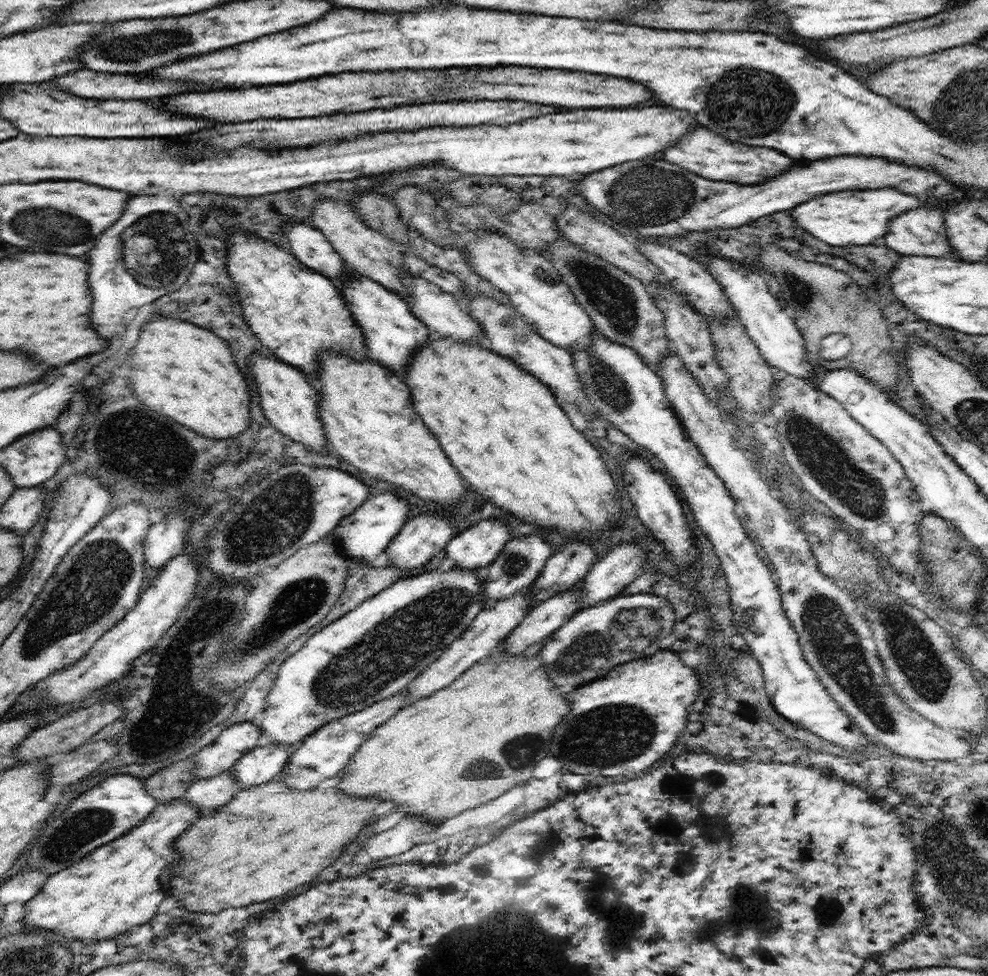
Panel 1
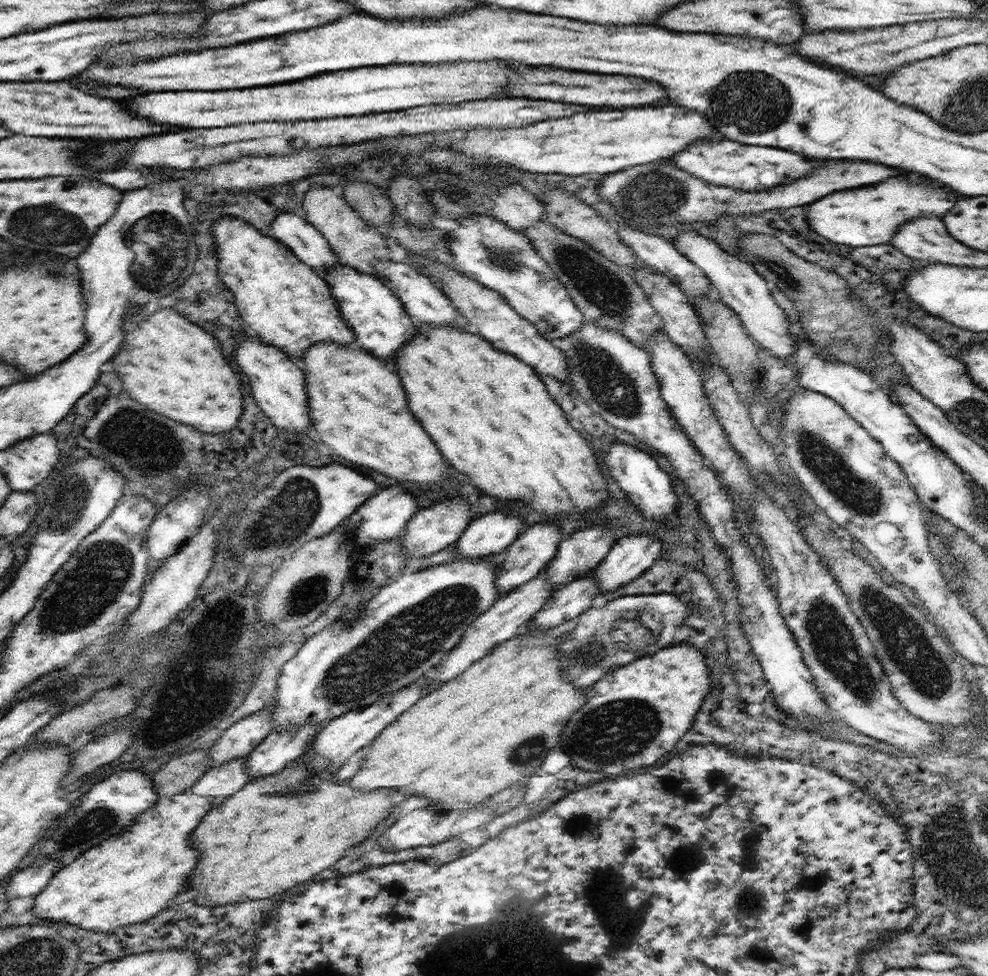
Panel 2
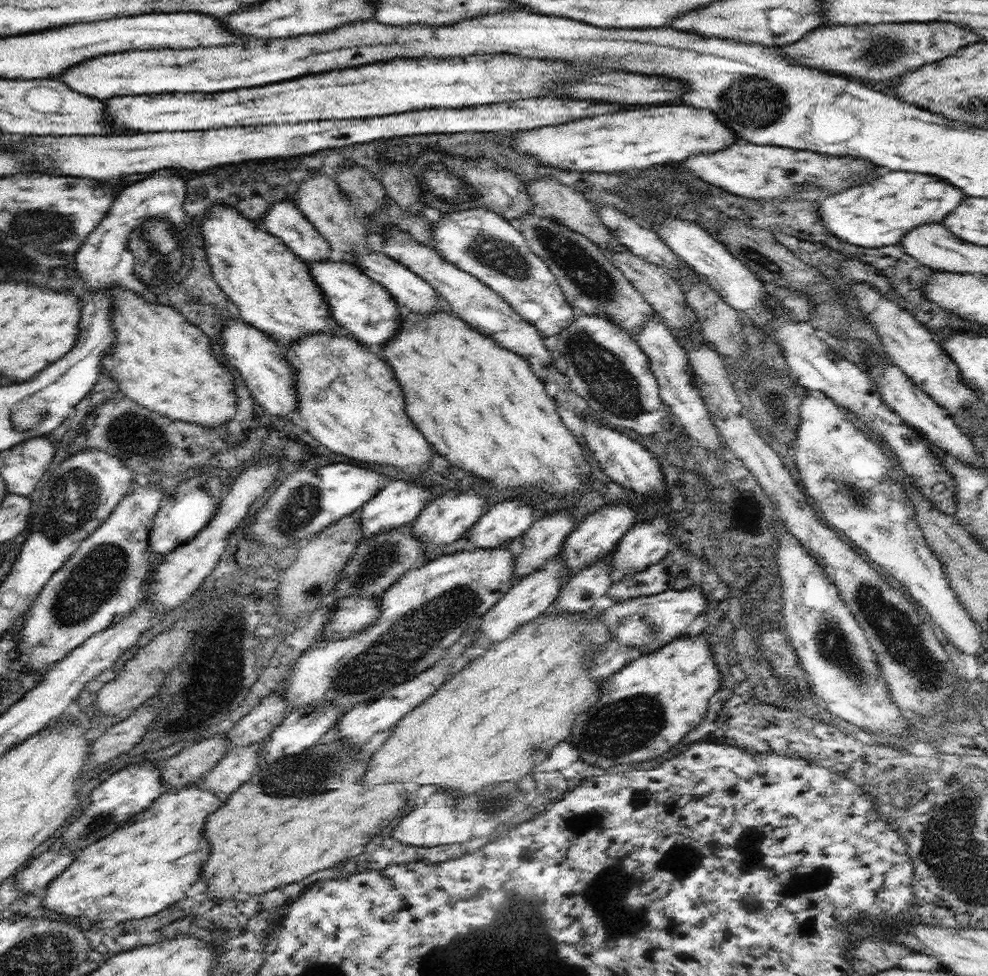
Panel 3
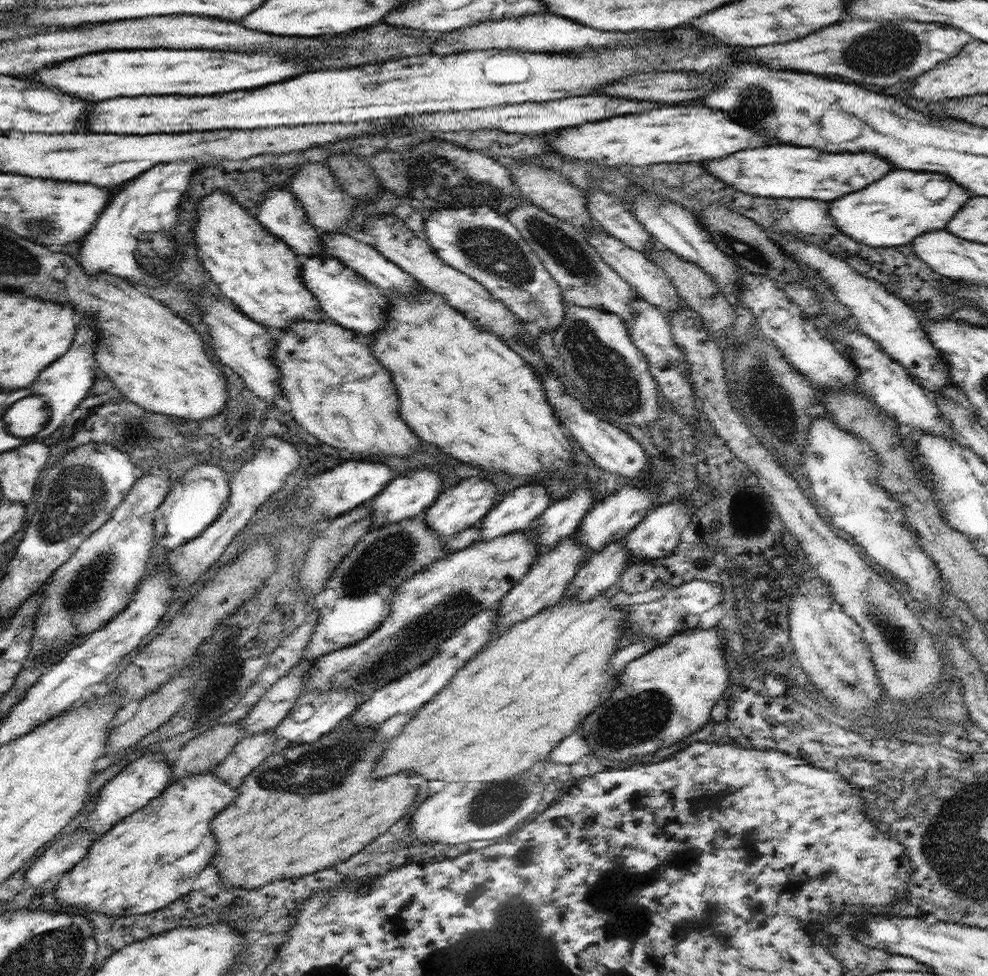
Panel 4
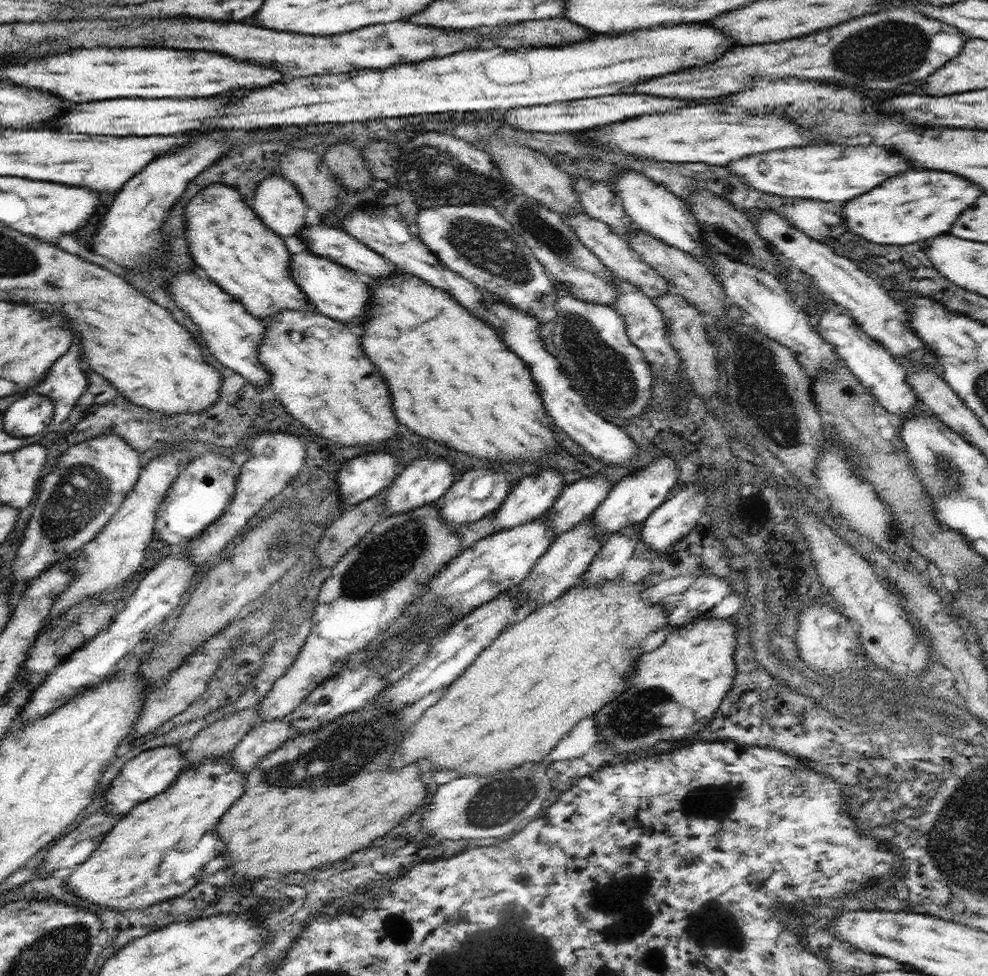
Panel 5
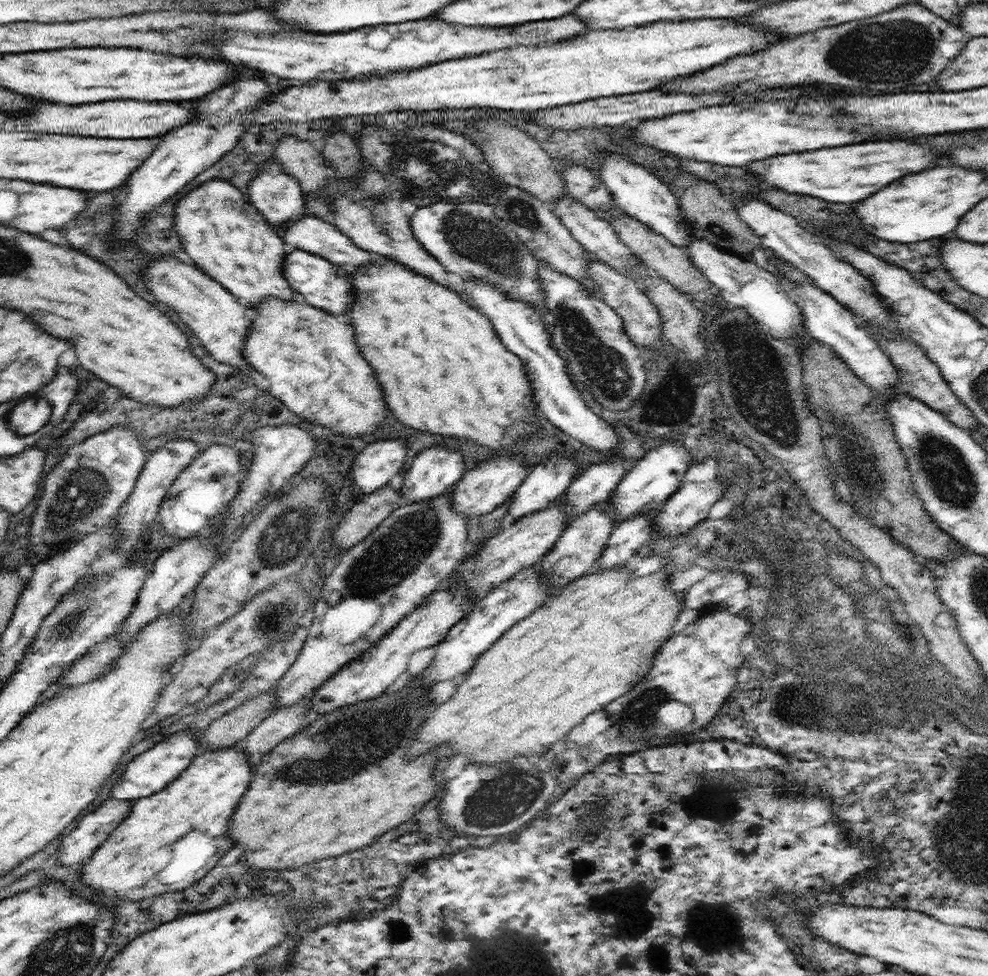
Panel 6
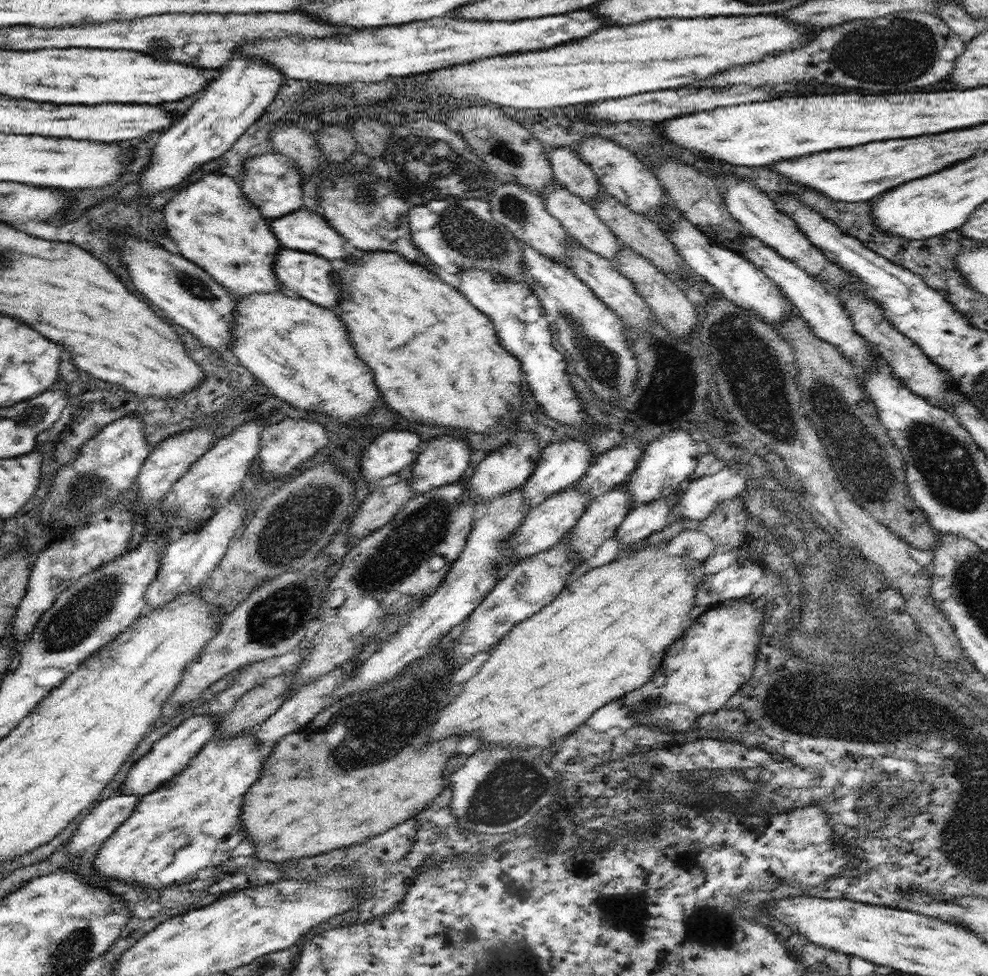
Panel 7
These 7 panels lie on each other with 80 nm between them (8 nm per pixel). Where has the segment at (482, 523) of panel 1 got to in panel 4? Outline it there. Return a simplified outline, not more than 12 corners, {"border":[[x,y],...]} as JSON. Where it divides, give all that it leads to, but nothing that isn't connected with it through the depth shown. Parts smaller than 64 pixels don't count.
{"border":[[542,484],[504,494],[481,540],[529,530],[551,501]]}

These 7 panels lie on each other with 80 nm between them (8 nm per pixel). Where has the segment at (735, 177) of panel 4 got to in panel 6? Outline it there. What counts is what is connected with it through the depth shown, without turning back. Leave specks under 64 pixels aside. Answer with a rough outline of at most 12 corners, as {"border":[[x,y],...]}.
{"border":[[866,142],[755,160],[770,186],[858,202],[936,166],[926,142]]}

